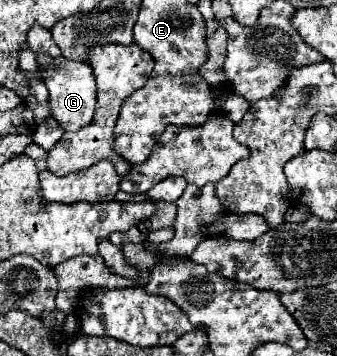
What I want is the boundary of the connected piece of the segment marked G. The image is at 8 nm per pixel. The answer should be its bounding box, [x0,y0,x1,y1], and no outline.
[36,53,96,131]

